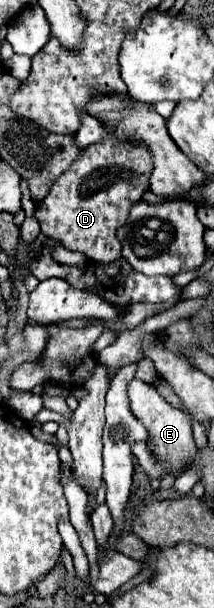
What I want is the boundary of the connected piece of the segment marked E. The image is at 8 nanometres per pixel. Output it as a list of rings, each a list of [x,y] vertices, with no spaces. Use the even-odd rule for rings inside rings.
[[[132,379],[128,385],[128,397],[130,397],[130,409],[132,413],[146,425],[148,429],[148,445],[154,451],[154,455],[166,465],[168,473],[178,475],[186,469],[192,455],[196,453],[196,445],[192,439],[190,429],[190,417],[178,409],[172,409],[156,391],[152,383],[144,383],[140,379]]]

